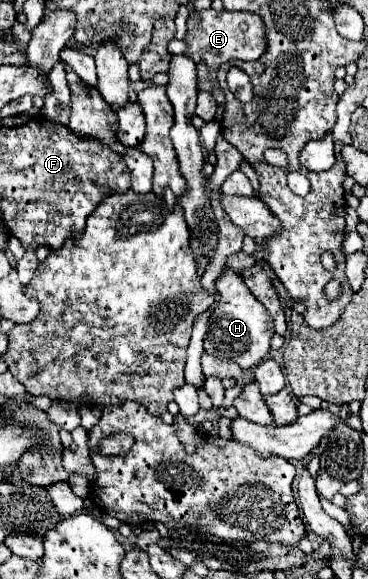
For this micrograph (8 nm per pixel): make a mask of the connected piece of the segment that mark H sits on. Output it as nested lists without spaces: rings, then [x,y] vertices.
[[[231,268],[223,270],[223,278],[219,278],[215,286],[217,286],[219,300],[207,328],[205,352],[207,354],[211,352],[219,360],[233,360],[243,370],[249,370],[257,366],[269,352],[269,342],[271,342],[271,336],[275,334],[273,320],[267,314],[267,308],[247,290],[247,286],[243,284],[243,278],[235,270]]]

